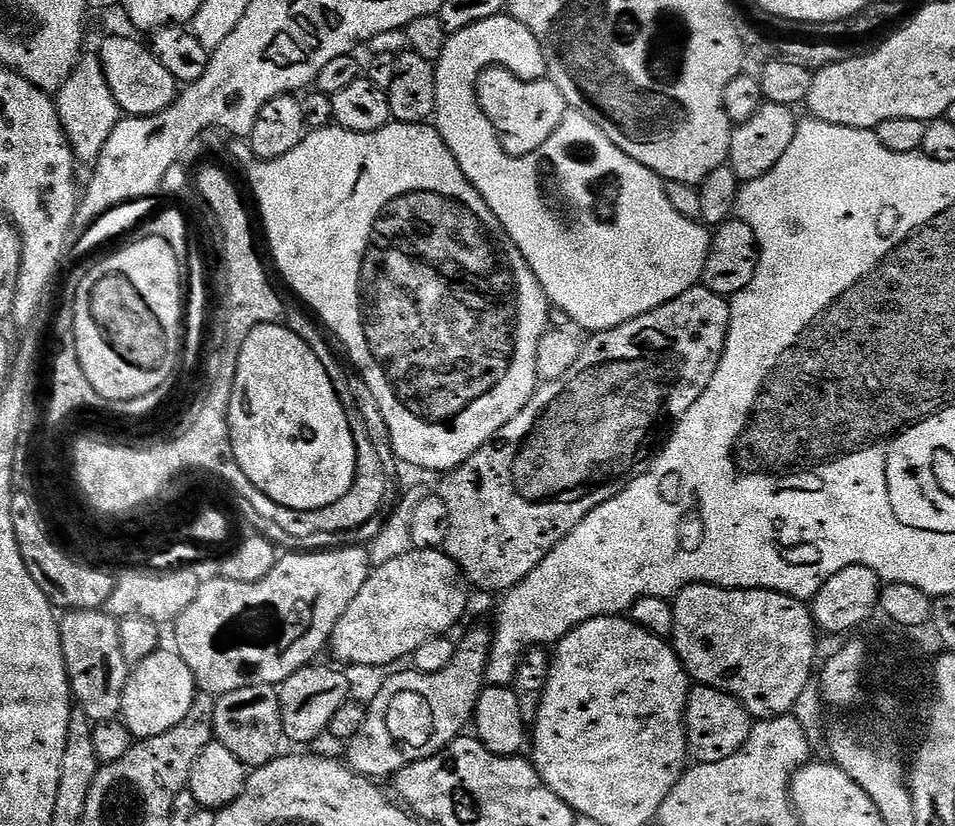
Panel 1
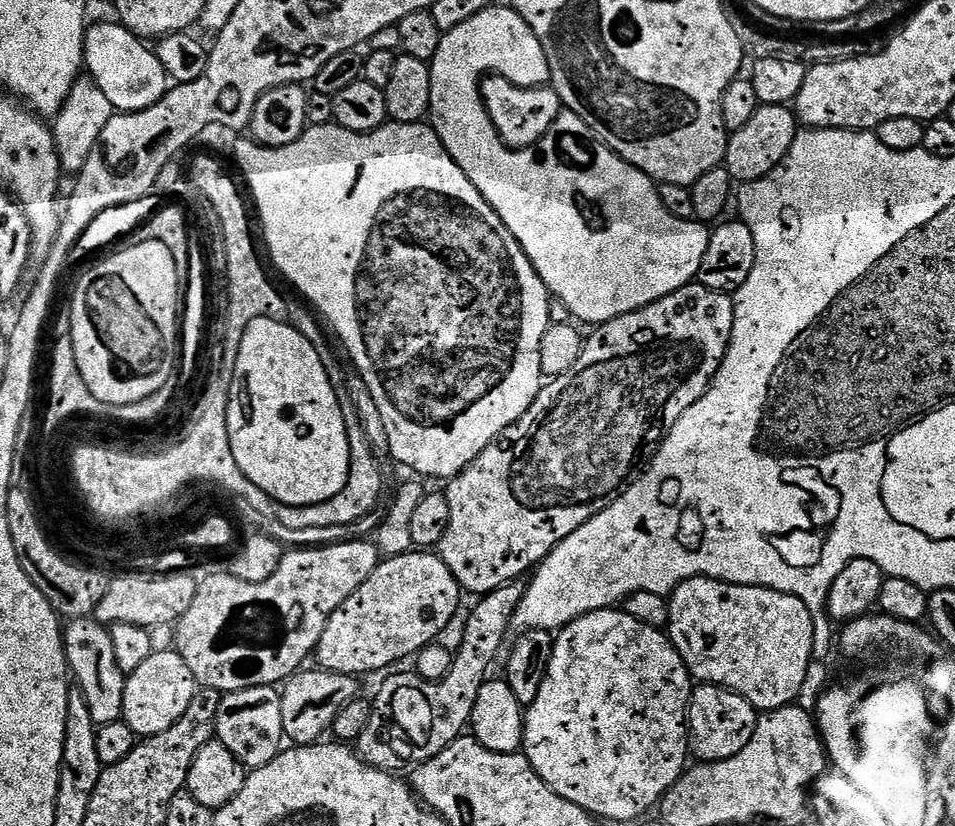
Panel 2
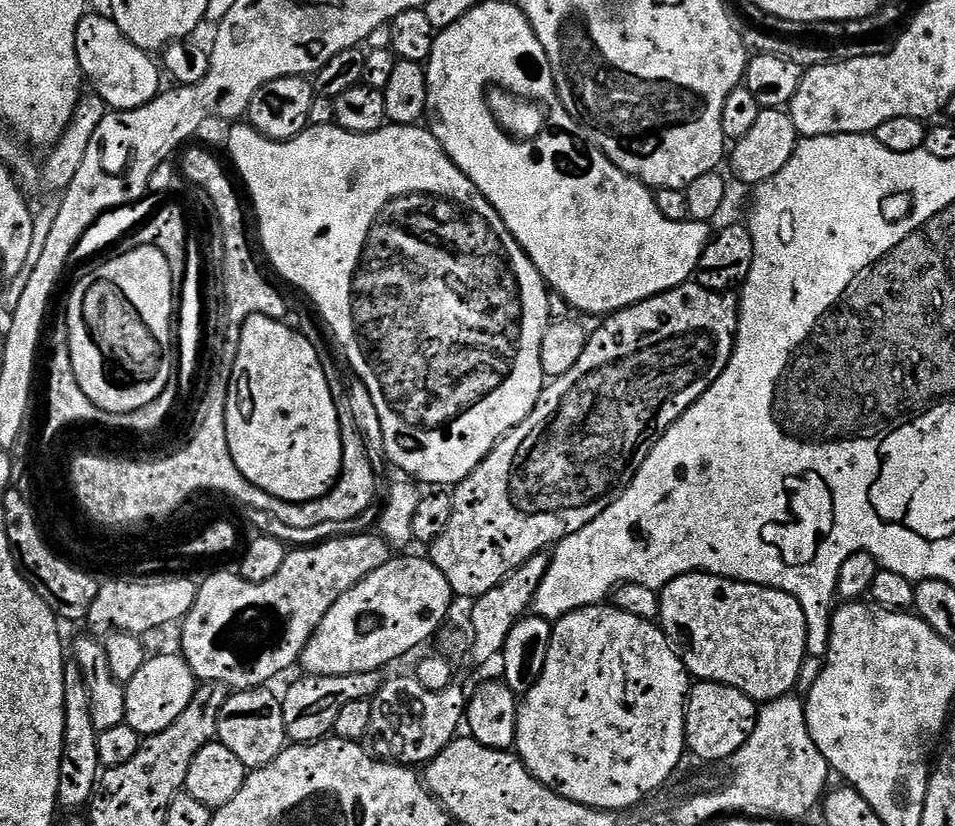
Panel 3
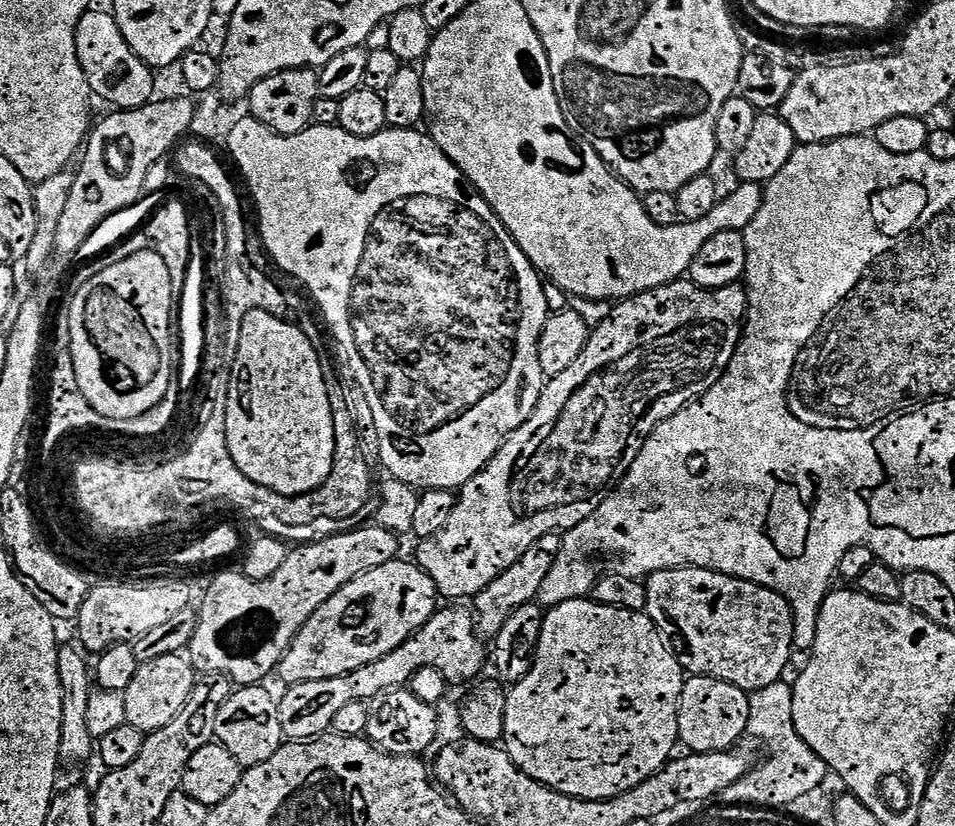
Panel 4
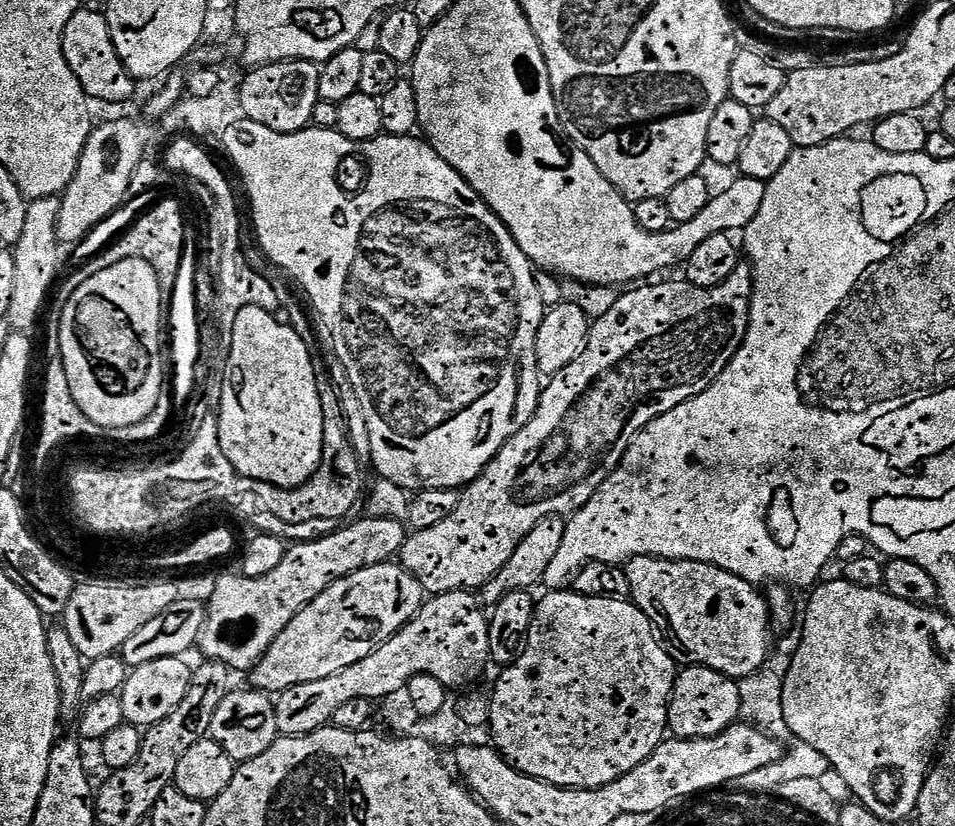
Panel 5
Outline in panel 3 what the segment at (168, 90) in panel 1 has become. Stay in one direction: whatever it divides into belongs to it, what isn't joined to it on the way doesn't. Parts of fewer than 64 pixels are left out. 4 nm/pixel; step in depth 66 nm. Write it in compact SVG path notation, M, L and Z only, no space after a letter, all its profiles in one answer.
M86 14L78 22L76 53L80 70L85 81L92 83L91 91L104 99L109 109L129 112L146 106L155 100L162 91L160 85L161 69L149 53L143 52L112 21L111 15L92 16Z

